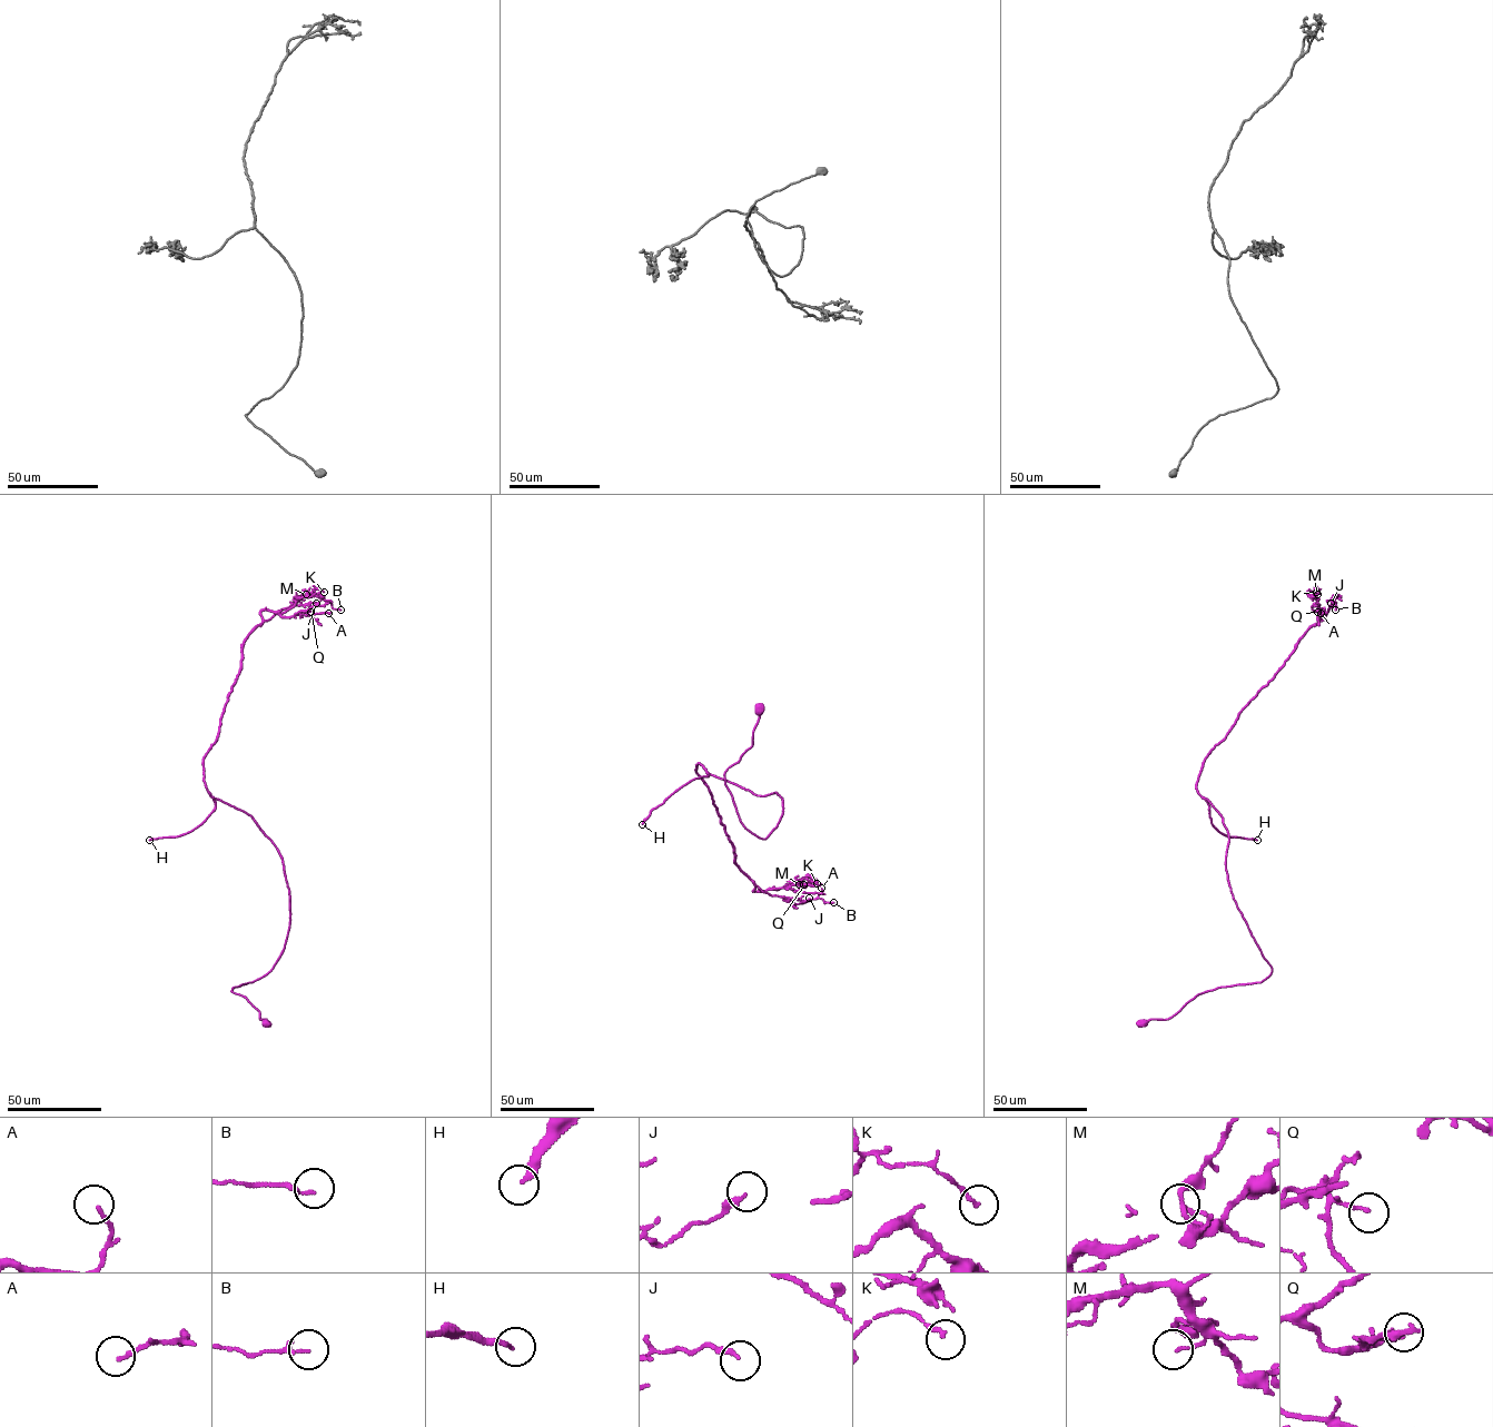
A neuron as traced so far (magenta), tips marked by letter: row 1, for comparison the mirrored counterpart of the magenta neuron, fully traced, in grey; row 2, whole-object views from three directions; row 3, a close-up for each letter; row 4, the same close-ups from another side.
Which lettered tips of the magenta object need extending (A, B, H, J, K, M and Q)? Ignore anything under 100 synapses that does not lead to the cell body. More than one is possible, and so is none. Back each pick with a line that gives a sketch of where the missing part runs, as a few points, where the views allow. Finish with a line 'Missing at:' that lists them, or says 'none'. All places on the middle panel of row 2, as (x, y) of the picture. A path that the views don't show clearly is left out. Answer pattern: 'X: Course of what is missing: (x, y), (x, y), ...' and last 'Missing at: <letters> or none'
H: Course of what is missing: (642, 824), (623, 828), (615, 836), (618, 842), (612, 834), (612, 822)
Missing at: H

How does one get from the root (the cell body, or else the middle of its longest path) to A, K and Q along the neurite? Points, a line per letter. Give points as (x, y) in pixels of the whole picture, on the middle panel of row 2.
A: (758, 709), (752, 744), (724, 776), (742, 824), (769, 835), (777, 792), (696, 772), (753, 891), (821, 888)
K: (758, 709), (752, 744), (724, 776), (742, 824), (769, 835), (777, 792), (696, 772), (753, 891), (817, 883)
Q: (758, 709), (752, 744), (724, 776), (742, 824), (769, 835), (777, 792), (696, 772), (753, 891), (803, 884)

